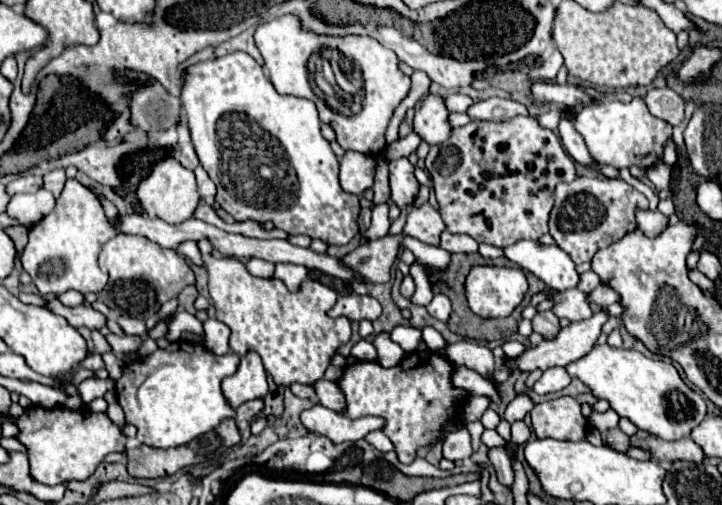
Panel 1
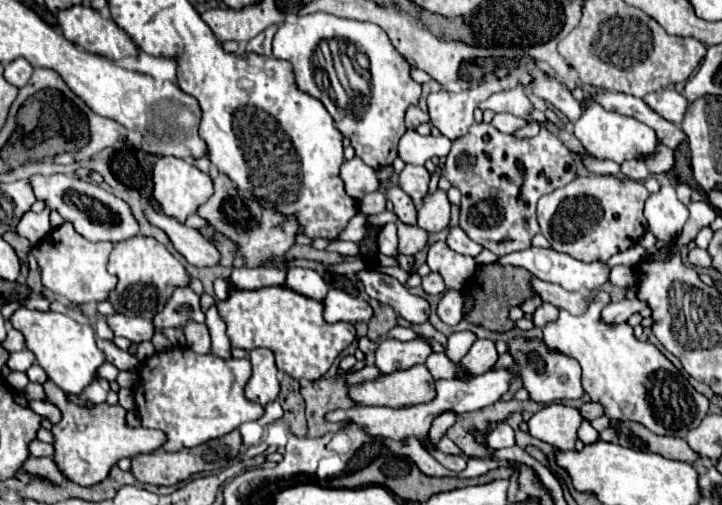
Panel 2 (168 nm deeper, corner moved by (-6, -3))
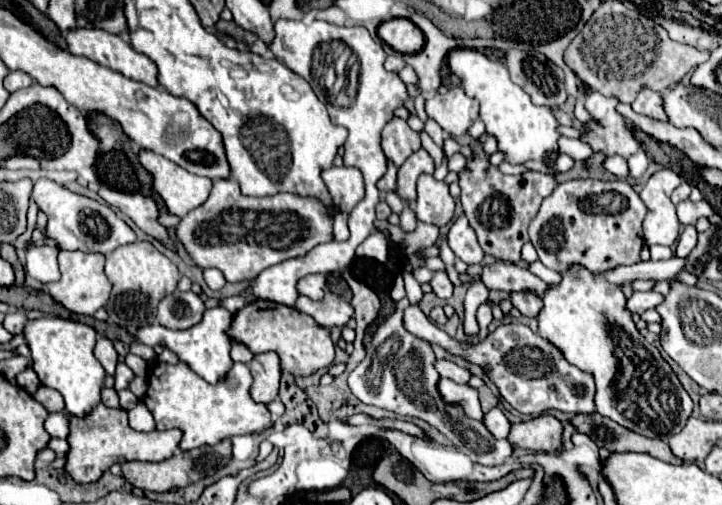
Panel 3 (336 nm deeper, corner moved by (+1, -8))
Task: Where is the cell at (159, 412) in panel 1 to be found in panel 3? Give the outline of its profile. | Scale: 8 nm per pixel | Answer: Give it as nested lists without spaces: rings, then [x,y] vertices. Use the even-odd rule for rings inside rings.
[[[159,362],[149,372],[149,390],[147,390],[147,396],[145,396],[145,404],[155,418],[157,430],[167,430],[167,428],[183,430],[181,450],[193,450],[193,448],[199,448],[203,444],[213,446],[213,444],[221,442],[223,438],[231,438],[231,436],[237,436],[237,434],[259,434],[259,432],[265,432],[273,426],[273,420],[271,420],[267,406],[251,400],[251,394],[249,394],[251,384],[253,384],[253,376],[251,376],[249,368],[241,362],[235,362],[231,372],[227,374],[227,378],[221,380],[219,384],[215,384],[215,386],[207,384],[199,374],[195,374],[183,362],[177,362],[177,364]]]

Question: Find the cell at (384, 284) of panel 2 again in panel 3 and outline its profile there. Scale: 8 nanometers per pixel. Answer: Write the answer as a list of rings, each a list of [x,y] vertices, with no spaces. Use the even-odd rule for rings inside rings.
[[[409,306],[403,316],[405,328],[431,342],[439,344],[443,350],[447,350],[453,356],[461,356],[463,360],[481,366],[487,378],[497,386],[501,398],[509,402],[517,412],[541,416],[547,410],[561,410],[569,414],[579,412],[595,412],[595,380],[589,372],[583,372],[569,364],[565,356],[555,348],[549,340],[543,340],[539,334],[535,334],[525,324],[501,324],[497,330],[489,332],[483,340],[467,338],[465,342],[451,338],[445,330],[431,324],[429,318],[421,312],[419,306]]]

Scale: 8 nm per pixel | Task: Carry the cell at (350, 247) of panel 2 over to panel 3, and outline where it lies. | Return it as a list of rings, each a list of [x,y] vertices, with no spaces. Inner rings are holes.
[[[373,230],[359,246],[357,246],[357,256],[365,258],[375,258],[377,262],[387,262],[389,260],[389,238],[385,232]]]

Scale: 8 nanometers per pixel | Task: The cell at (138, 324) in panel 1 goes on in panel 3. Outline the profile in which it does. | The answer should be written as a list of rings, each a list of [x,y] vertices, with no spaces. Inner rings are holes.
[[[175,290],[173,294],[167,294],[157,310],[157,322],[171,330],[187,330],[203,318],[205,304],[195,292],[181,292]]]

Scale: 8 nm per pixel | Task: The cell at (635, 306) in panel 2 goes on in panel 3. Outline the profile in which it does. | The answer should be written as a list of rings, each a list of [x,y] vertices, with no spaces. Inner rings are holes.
[[[649,290],[649,292],[635,292],[629,300],[627,300],[627,308],[635,314],[643,314],[645,310],[649,308],[655,308],[663,302],[663,296],[655,290]]]

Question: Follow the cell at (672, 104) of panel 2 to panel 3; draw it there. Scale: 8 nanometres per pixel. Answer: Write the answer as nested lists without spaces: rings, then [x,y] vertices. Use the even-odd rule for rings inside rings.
[[[649,88],[641,90],[631,106],[633,106],[635,112],[639,112],[643,116],[649,116],[649,118],[655,118],[655,120],[667,120],[661,96],[657,92],[649,90]]]

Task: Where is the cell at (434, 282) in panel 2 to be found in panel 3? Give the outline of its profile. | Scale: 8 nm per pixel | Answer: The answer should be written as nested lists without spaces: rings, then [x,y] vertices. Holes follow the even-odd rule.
[[[437,272],[437,274],[433,276],[433,280],[431,280],[431,286],[433,286],[433,292],[435,292],[439,298],[443,298],[443,300],[447,300],[447,298],[453,296],[453,284],[451,284],[447,272]]]

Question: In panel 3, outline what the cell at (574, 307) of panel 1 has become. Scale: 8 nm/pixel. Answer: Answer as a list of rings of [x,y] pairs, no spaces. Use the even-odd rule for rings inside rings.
[[[495,260],[487,266],[483,266],[481,280],[489,290],[505,290],[505,292],[523,292],[523,290],[533,290],[539,296],[547,290],[547,284],[539,280],[535,274],[531,274],[527,268],[521,268],[511,262],[501,262]]]

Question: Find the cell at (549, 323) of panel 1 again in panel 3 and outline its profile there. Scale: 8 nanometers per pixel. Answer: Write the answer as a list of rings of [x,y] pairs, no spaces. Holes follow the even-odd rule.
[[[511,292],[511,304],[523,314],[535,318],[543,308],[543,300],[535,292]]]

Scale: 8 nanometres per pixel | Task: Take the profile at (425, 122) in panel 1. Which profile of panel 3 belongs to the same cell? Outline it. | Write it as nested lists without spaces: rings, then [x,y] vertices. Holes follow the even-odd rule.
[[[451,88],[445,94],[435,94],[427,100],[425,110],[447,134],[461,136],[473,124],[479,112],[479,102],[469,98],[463,88]]]

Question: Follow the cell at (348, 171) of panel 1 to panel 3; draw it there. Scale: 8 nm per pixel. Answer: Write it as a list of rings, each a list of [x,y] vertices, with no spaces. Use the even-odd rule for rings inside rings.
[[[327,168],[323,174],[323,182],[329,188],[333,206],[341,212],[351,212],[353,206],[363,200],[365,196],[365,184],[363,184],[363,176],[357,168]]]

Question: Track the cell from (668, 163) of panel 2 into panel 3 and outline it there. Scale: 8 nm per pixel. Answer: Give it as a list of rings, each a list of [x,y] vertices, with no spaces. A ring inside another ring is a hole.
[[[639,150],[637,154],[633,154],[633,156],[627,160],[627,164],[629,164],[629,176],[641,178],[643,172],[647,170],[647,166],[649,166],[649,158],[647,158],[647,154],[645,154],[643,150]]]

